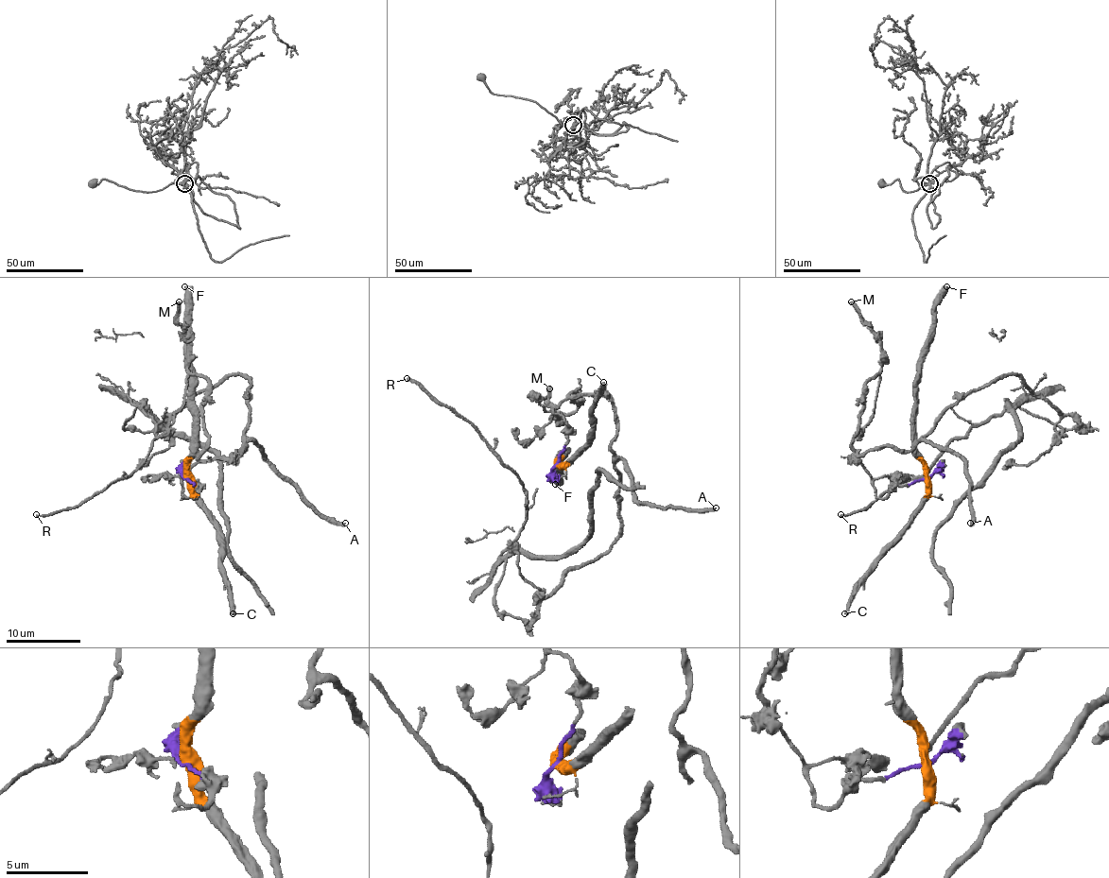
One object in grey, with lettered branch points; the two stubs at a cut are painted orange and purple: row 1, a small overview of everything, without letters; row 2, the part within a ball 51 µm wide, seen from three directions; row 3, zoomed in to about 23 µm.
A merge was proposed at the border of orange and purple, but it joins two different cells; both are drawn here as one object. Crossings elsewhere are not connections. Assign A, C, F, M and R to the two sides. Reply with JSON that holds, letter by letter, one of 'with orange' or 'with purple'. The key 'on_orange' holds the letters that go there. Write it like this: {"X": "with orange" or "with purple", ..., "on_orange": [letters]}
{"A": "with purple", "C": "with orange", "F": "with orange", "M": "with purple", "R": "with purple", "on_orange": ["C", "F"]}

